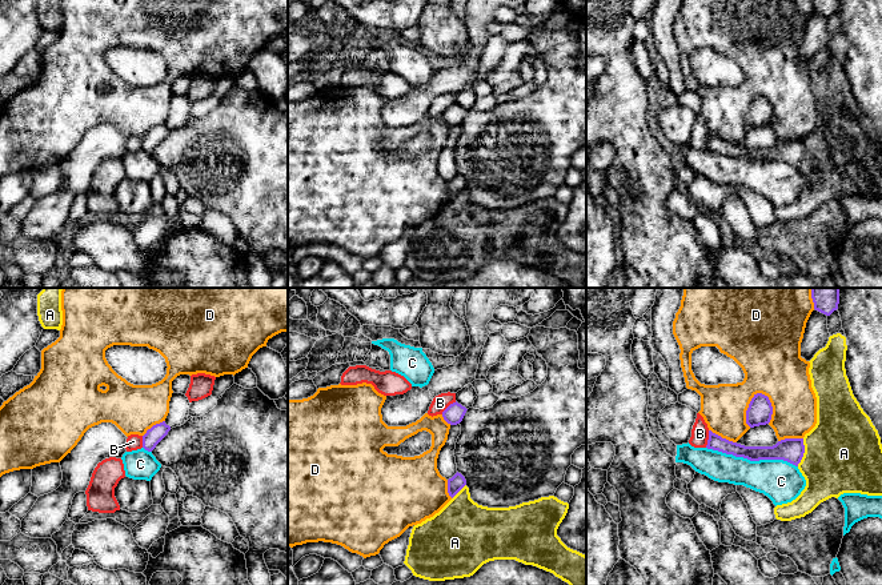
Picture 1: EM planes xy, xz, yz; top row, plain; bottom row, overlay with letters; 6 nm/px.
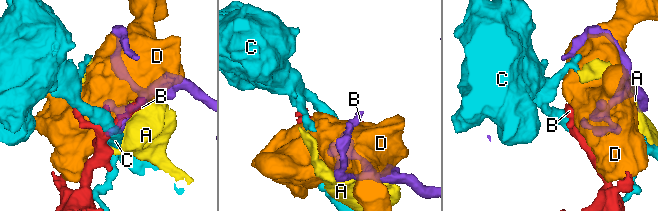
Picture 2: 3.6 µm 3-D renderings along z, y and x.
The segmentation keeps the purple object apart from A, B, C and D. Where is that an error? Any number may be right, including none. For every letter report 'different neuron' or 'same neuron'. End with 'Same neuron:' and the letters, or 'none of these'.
A: different neuron
B: different neuron
C: different neuron
D: different neuron
Same neuron: none of these

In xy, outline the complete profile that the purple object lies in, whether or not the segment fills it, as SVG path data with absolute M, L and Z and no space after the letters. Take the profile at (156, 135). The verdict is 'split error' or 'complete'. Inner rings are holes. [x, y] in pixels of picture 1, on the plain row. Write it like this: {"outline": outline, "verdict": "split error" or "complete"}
{"outline": "M165 123L153 127L147 135L143 137L143 149L148 153L152 153L156 147L168 136L171 128L165 125Z", "verdict": "complete"}

